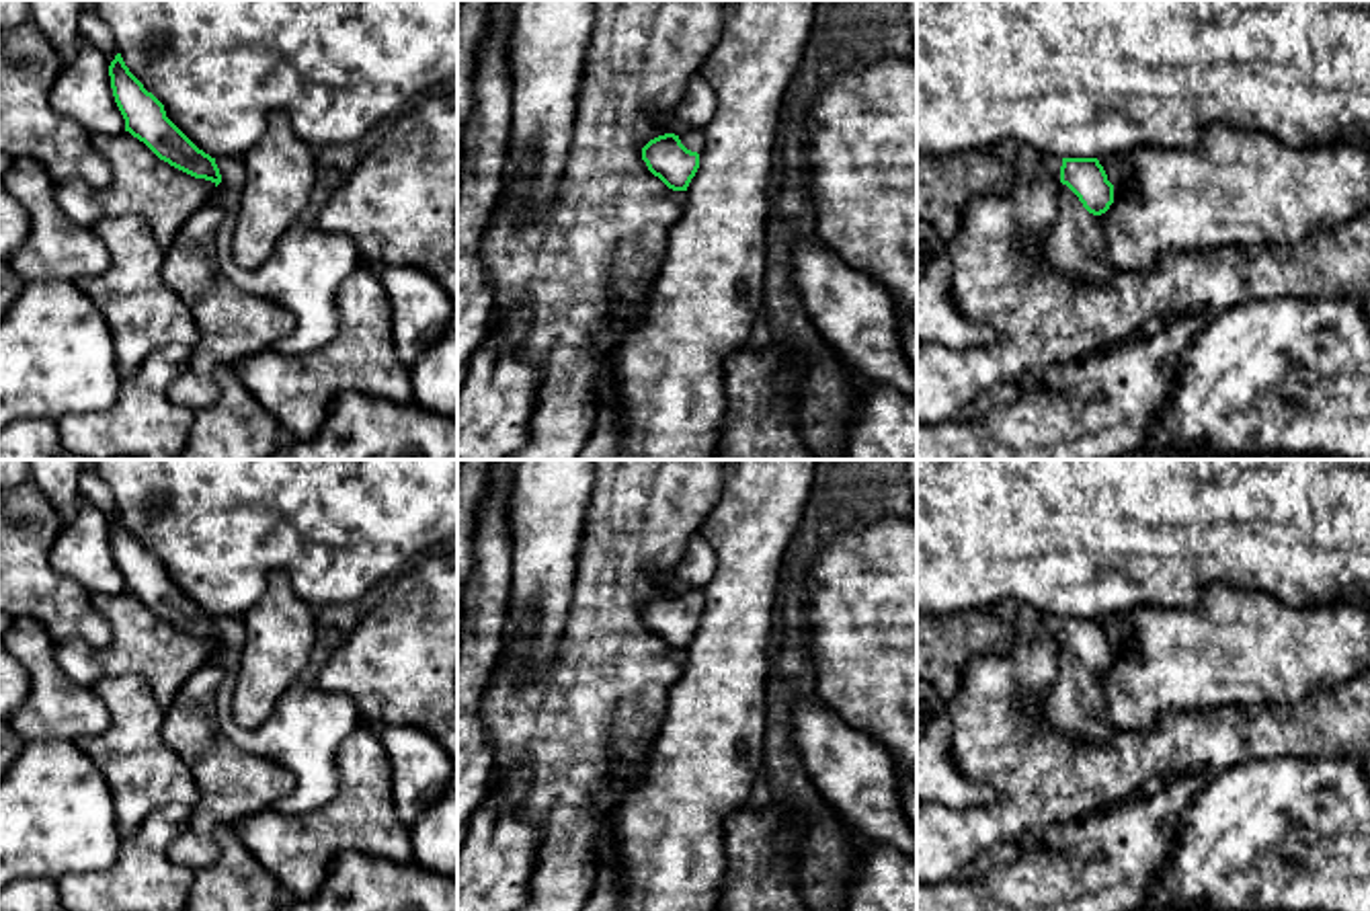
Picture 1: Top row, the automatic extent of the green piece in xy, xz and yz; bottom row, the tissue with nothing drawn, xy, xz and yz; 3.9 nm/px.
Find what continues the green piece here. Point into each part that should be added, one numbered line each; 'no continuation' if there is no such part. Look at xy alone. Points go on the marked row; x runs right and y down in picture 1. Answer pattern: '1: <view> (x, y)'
1: xy (308, 265)

